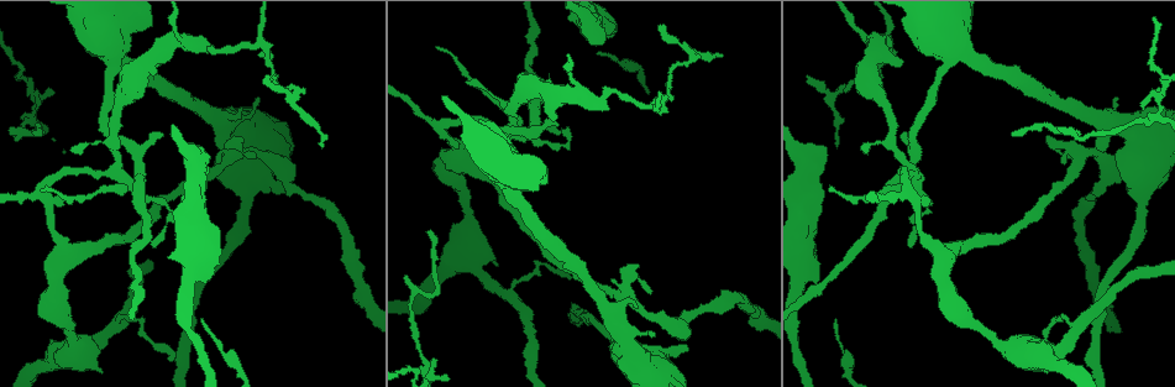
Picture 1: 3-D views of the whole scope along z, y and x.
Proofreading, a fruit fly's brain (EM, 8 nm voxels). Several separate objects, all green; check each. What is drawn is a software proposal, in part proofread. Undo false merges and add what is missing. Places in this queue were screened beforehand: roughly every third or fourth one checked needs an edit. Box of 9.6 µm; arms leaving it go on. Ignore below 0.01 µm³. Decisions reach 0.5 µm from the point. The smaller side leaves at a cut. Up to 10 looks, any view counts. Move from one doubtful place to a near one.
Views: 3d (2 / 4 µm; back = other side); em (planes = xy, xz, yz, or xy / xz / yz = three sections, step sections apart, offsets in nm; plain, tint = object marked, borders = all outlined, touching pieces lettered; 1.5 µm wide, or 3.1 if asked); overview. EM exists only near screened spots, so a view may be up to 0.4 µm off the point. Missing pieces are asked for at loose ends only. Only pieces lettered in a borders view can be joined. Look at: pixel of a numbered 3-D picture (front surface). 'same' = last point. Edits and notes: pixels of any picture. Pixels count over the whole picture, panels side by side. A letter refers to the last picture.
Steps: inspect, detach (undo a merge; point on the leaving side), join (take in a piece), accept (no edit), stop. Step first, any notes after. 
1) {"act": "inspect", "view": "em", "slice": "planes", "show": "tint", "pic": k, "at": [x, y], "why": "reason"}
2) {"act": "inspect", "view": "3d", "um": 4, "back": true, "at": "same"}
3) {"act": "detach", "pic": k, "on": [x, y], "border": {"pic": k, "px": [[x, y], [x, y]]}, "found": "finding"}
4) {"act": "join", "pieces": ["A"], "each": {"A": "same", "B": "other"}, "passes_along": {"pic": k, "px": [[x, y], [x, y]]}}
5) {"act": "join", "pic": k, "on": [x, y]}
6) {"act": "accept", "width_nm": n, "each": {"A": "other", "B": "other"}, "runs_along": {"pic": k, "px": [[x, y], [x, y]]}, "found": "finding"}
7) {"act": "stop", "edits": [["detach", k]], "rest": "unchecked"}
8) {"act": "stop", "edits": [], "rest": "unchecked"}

{"act": "inspect", "view": "em", "slice": "planes", "show": "borders", "pic": 1, "at": [320, 145], "why": "branch stops here"}

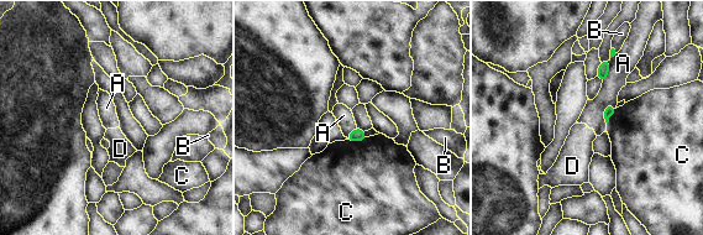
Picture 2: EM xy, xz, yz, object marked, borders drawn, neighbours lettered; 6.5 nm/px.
{"act": "accept", "longest_contact_nm": ["A", 220], "each": {"A": "other", "B": "other", "C": "other", "D": "other"}, "found": "no lettered piece goes on from it"}

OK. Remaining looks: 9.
{"act": "inspect", "view": "3d", "um": 2, "back": true, "pic": 1, "at": [653, 335], "why": "thin end"}

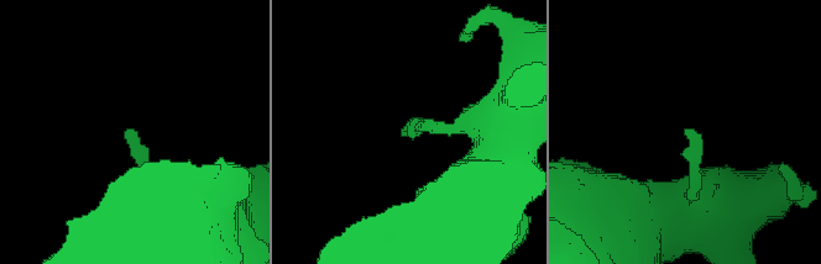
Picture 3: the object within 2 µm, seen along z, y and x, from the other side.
{"act": "inspect", "view": "em", "slice": "planes", "show": "borders", "pic": 3, "at": [402, 134]}

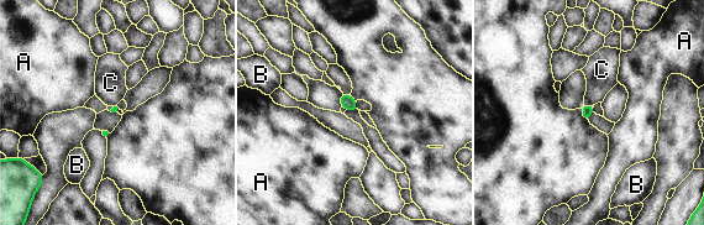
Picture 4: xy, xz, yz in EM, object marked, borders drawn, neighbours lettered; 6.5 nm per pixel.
{"act": "accept", "each": {"A": "other", "B": "other", "C": "other"}, "border": {"pic": 4, "px": [[584, 104], [592, 105]]}, "found": "no lettered piece goes on from it"}

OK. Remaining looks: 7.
{"act": "inspect", "view": "3d", "um": 2, "pic": 1, "at": [209, 48], "why": "thick turns thin"}

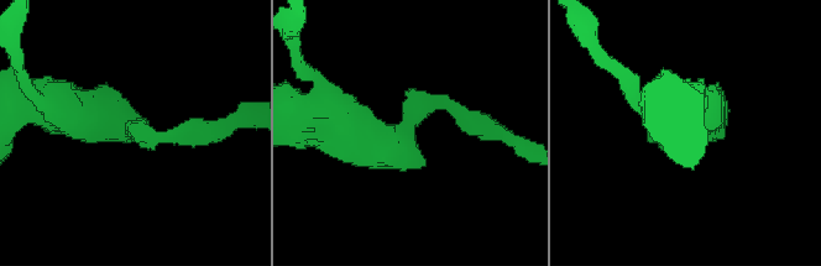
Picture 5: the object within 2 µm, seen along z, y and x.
{"act": "inspect", "view": "em", "slice": "planes", "show": "tint", "pic": 5, "at": [133, 124], "why": "need the tissue"}

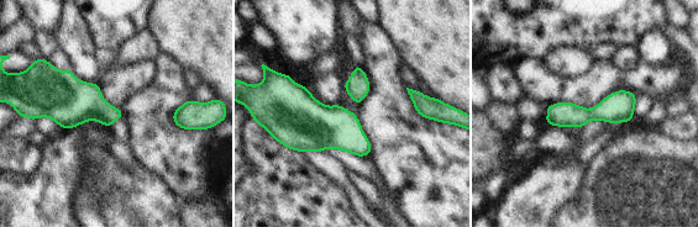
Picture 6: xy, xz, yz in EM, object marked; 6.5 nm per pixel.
{"act": "inspect", "view": "em", "slice": "planes", "show": "borders", "at": "same"}

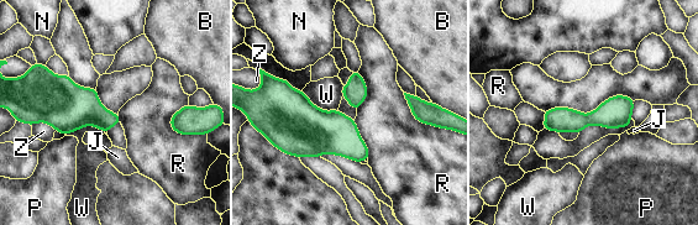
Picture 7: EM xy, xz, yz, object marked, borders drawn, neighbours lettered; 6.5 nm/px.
{"act": "accept", "longest_contact_nm": ["W", 280], "each": {"B": "other", "J": "other", "N": "other", "P": "other", "R": "other", "W": "other", "Z": "other"}, "border": {"pic": 7, "px": [[188, 104], [171, 126], [197, 135]]}, "found": "one neuron here"}

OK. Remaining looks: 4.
{"act": "inspect", "view": "3d", "um": 2, "pic": 1, "at": [204, 283], "why": "free end"}

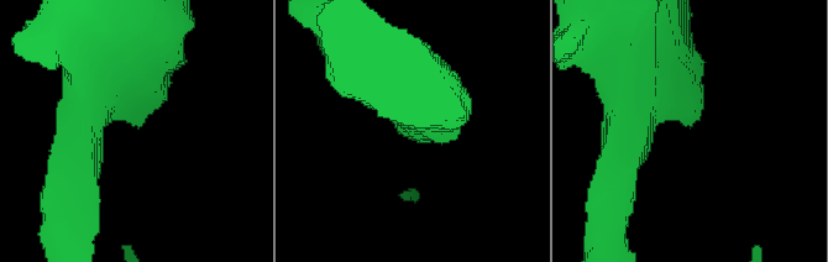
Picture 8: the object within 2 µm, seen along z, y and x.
{"act": "inspect", "view": "em", "slice": "planes", "show": "borders", "pic": 8, "at": [418, 133]}

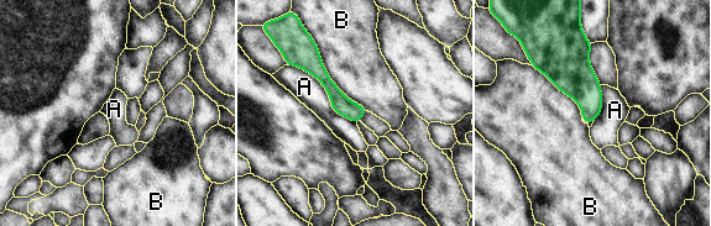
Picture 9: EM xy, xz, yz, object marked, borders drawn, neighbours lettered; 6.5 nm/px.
{"act": "accept", "each": {"A": "other", "B": "other"}, "runs_along": {"pic": 9, "px": [[314, 54], [315, 68], [356, 117]]}, "found": "none of them fits"}

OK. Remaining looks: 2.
{"act": "stop", "edits": [], "rest": "unchecked"}

